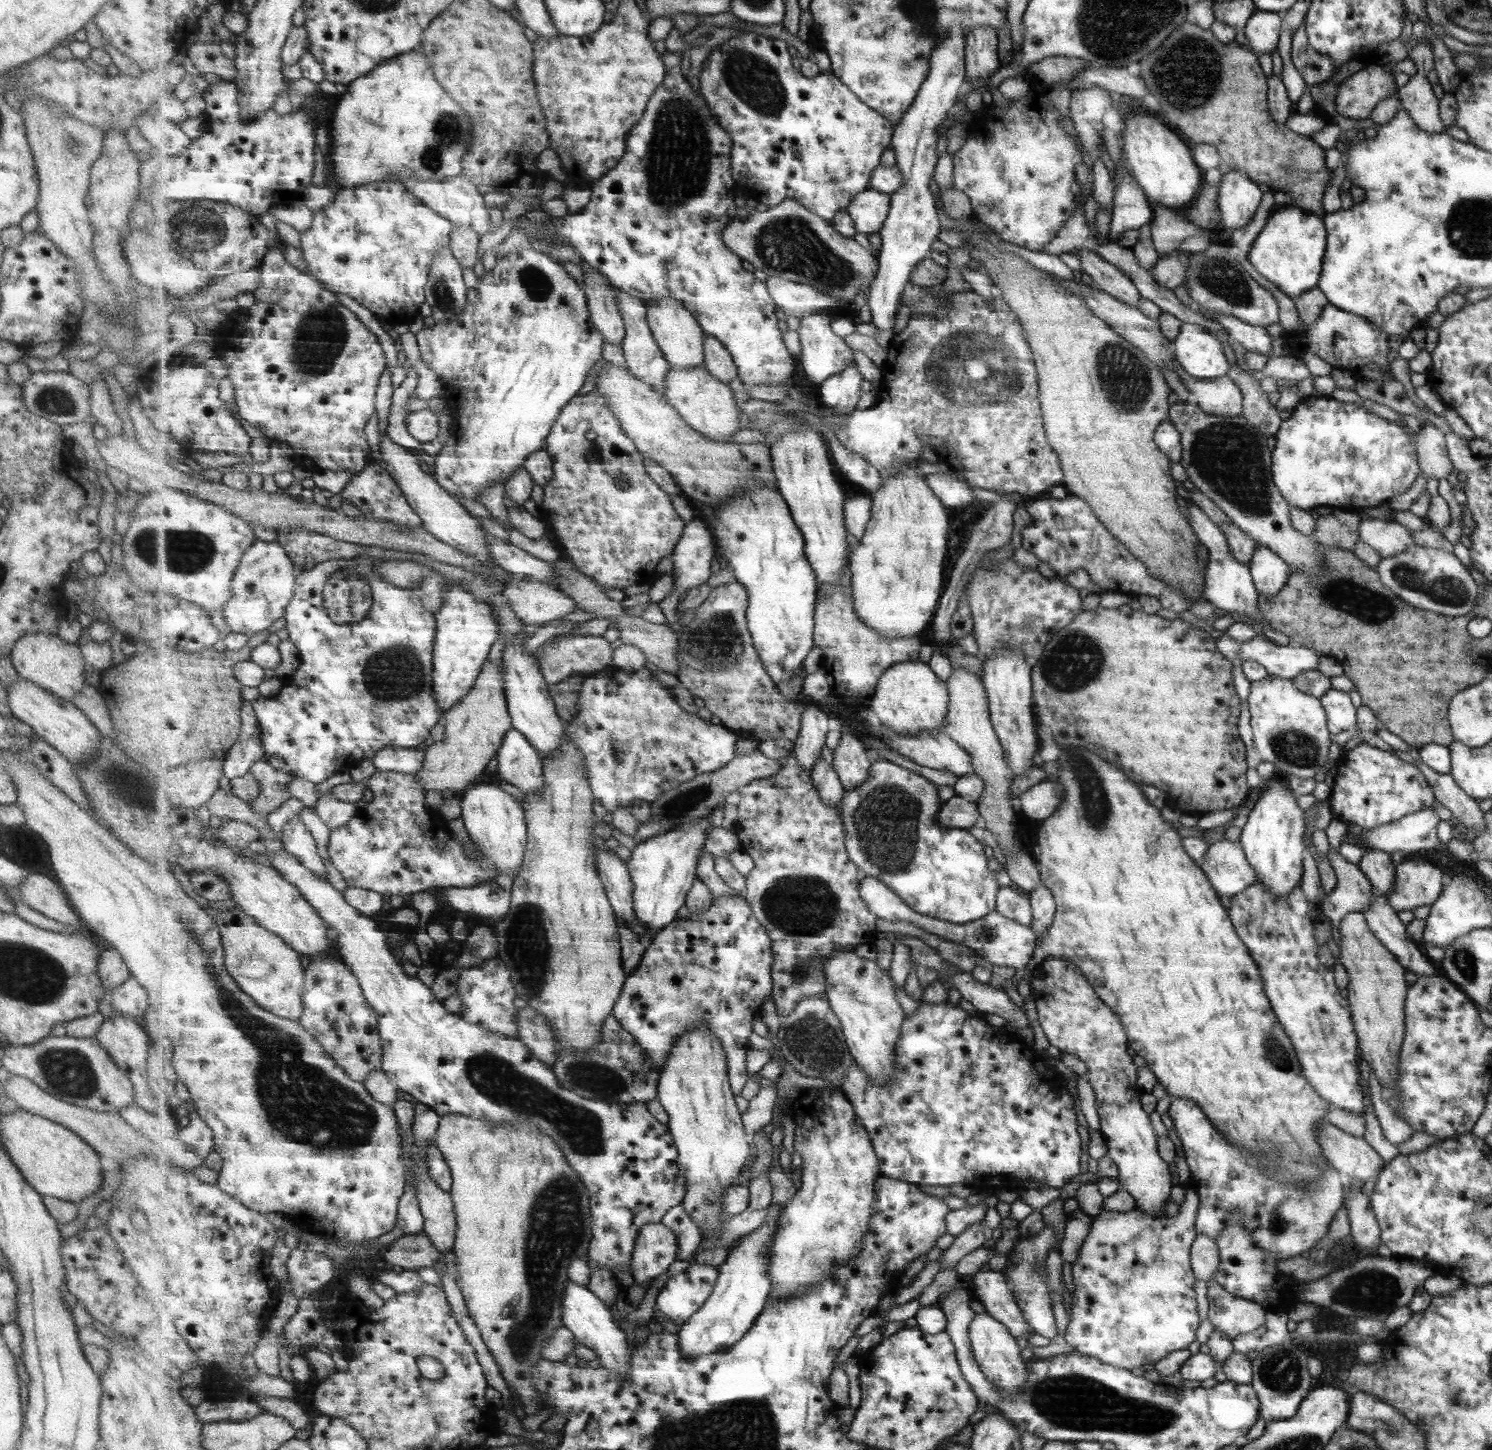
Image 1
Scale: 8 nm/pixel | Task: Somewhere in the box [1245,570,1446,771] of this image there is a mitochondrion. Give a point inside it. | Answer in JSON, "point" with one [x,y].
{"point":[1344,594]}

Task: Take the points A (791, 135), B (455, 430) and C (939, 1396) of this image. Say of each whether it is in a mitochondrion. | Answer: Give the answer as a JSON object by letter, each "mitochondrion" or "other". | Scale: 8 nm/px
{"A":"other","B":"other","C":"mitochondrion"}

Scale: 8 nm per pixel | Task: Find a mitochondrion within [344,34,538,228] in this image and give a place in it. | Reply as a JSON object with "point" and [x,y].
{"point":[449,134]}

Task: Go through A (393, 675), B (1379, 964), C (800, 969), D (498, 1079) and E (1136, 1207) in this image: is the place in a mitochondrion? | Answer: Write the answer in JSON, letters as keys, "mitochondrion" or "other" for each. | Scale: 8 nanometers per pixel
{"A":"mitochondrion","B":"other","C":"mitochondrion","D":"mitochondrion","E":"other"}

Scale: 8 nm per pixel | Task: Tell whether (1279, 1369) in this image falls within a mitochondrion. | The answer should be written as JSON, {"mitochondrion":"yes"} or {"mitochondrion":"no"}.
{"mitochondrion":"yes"}

